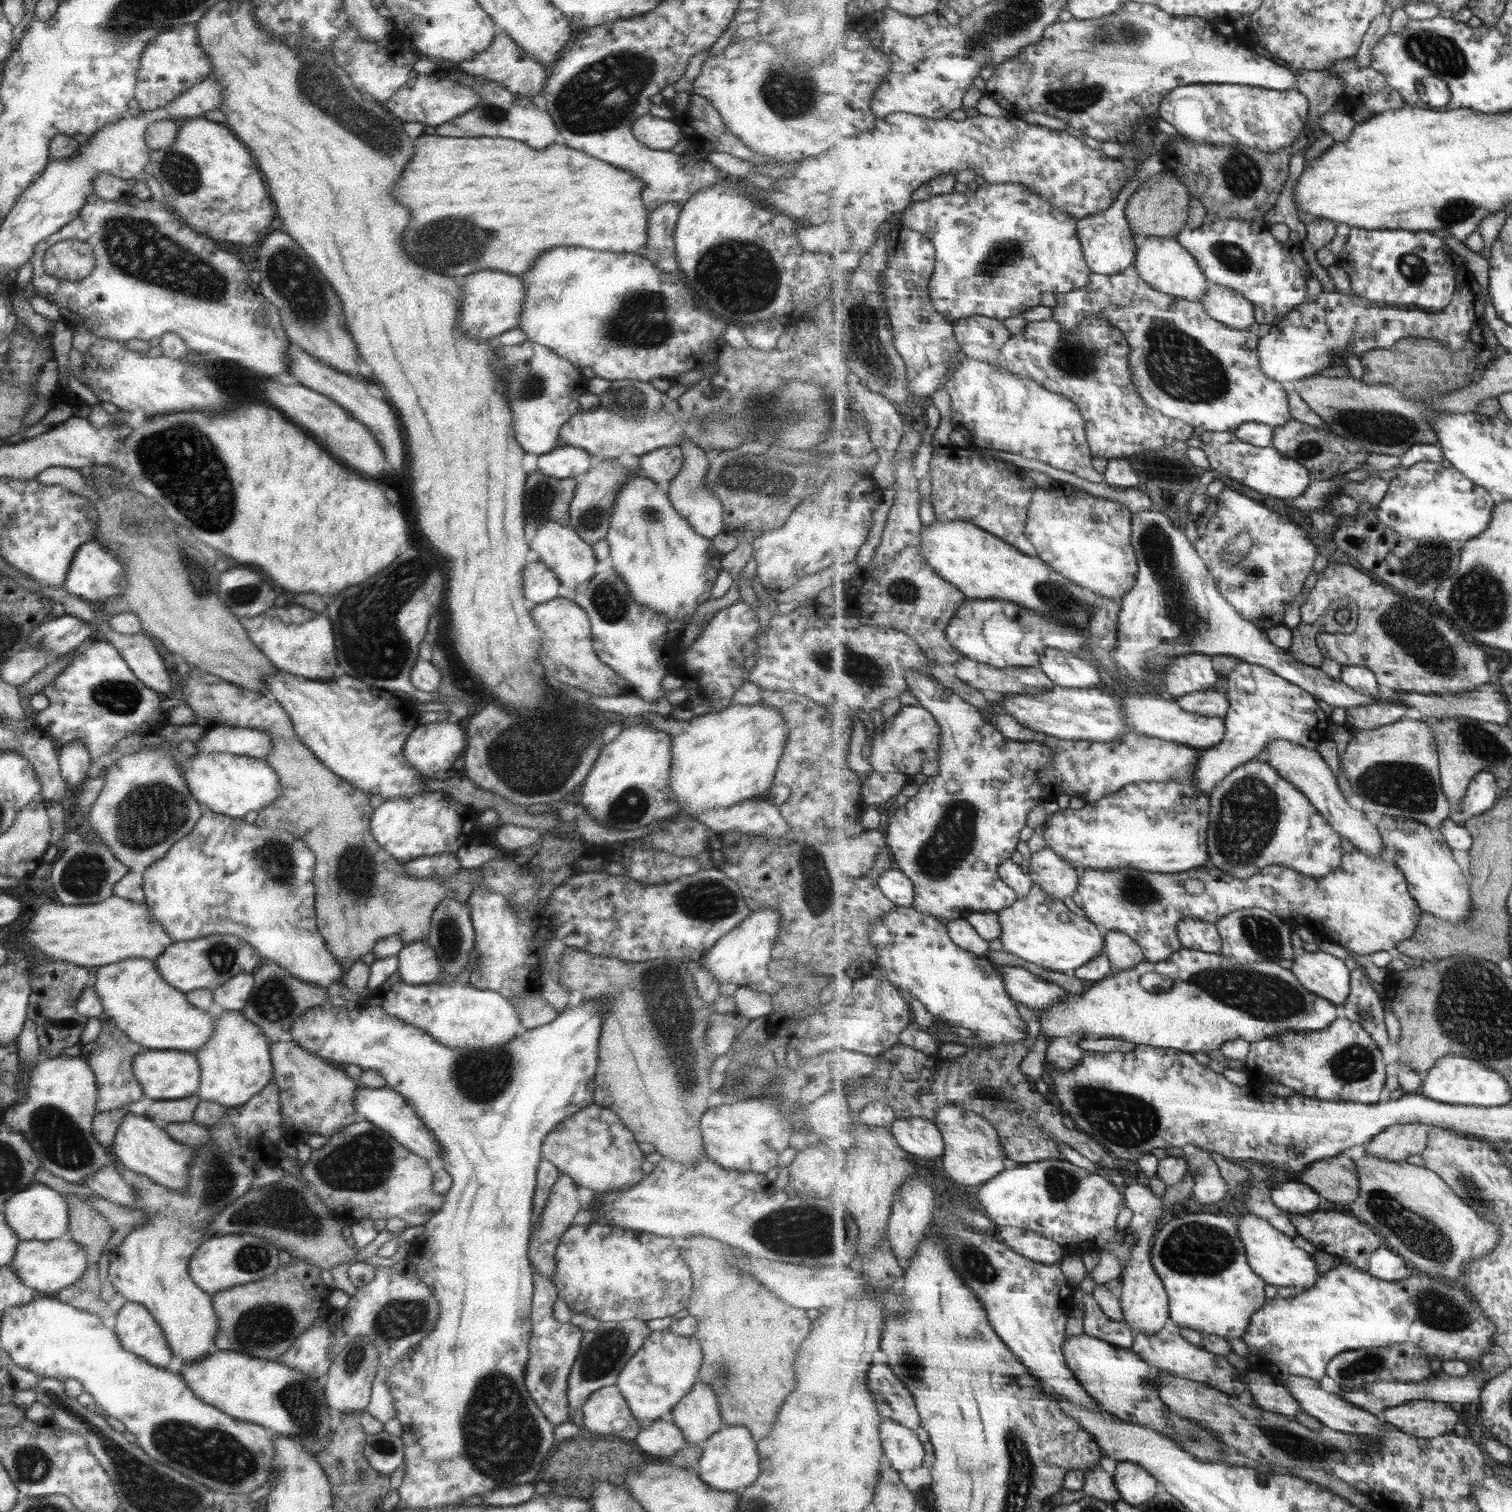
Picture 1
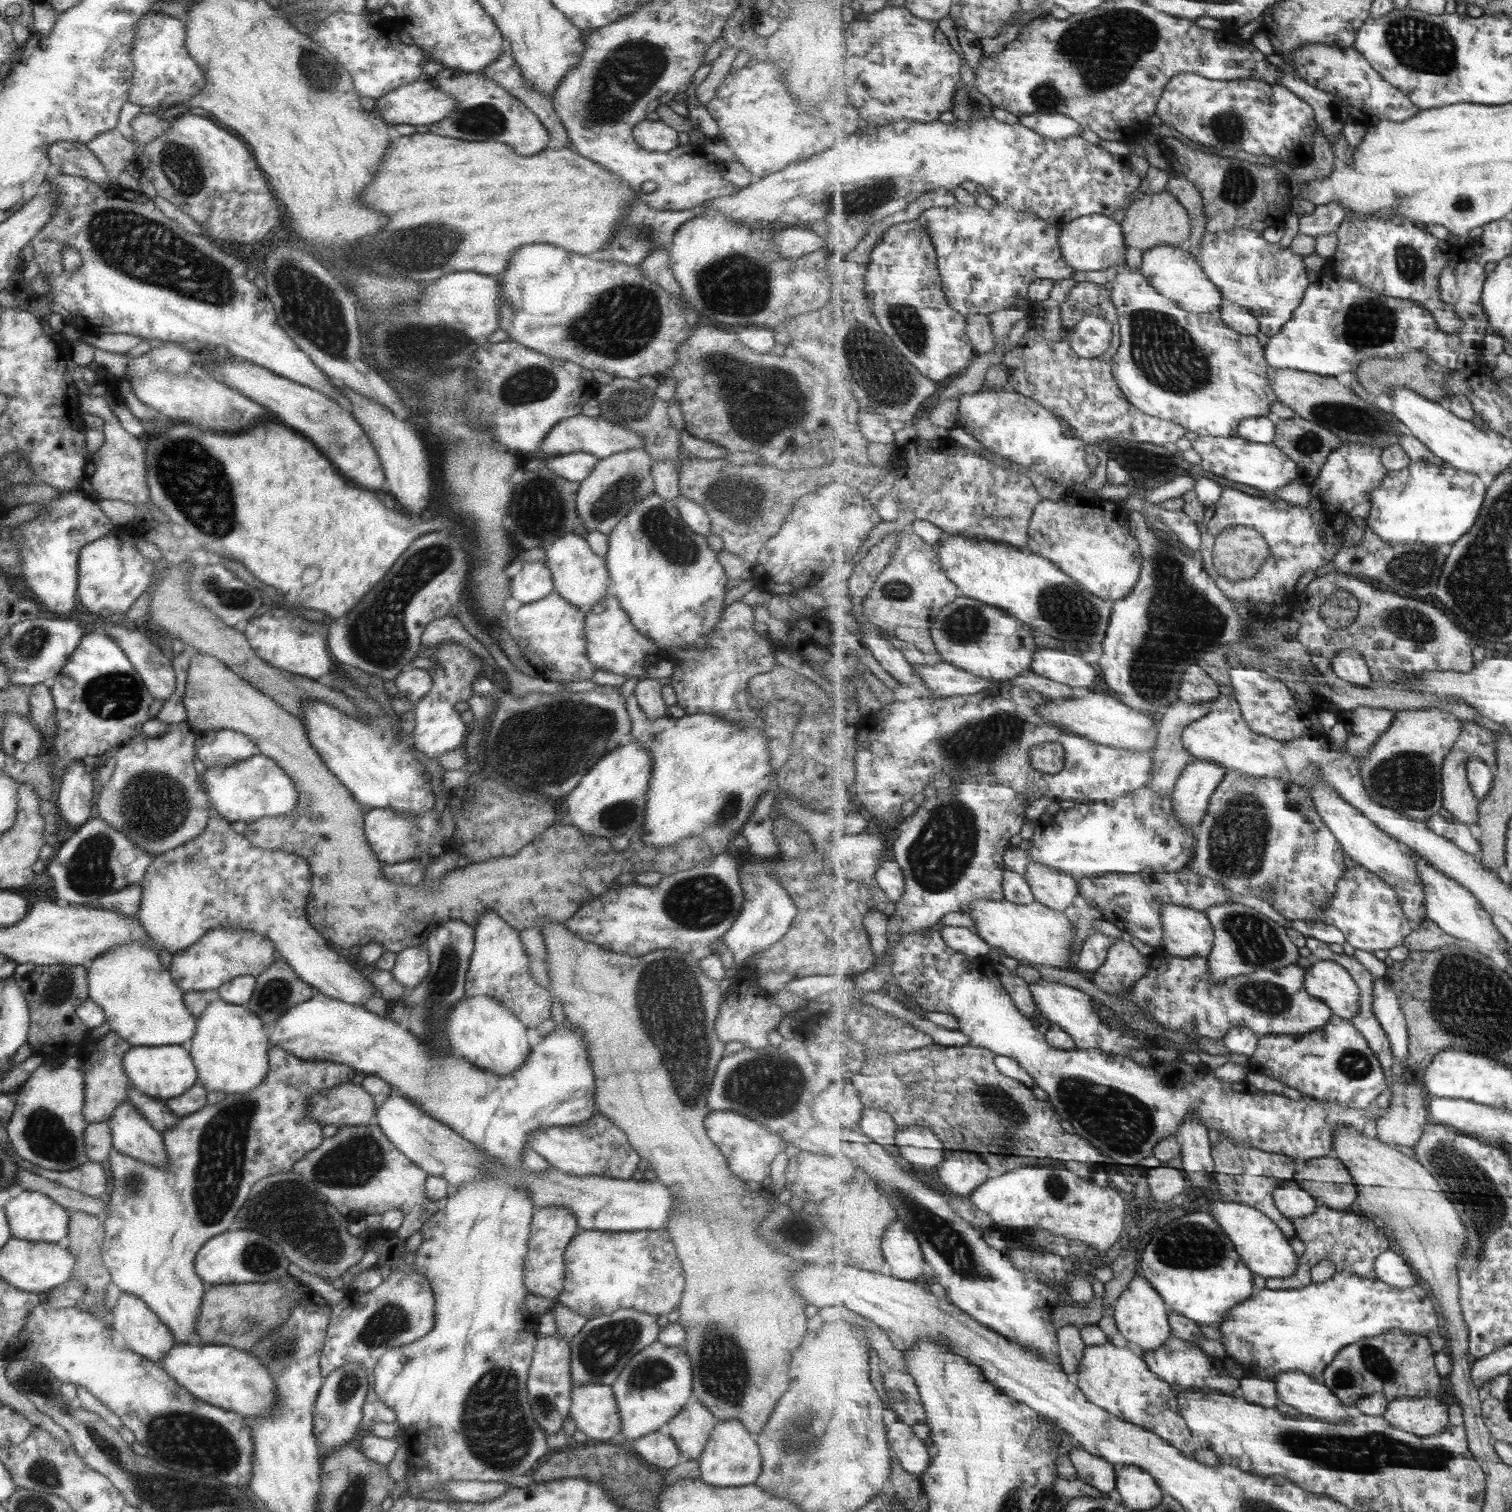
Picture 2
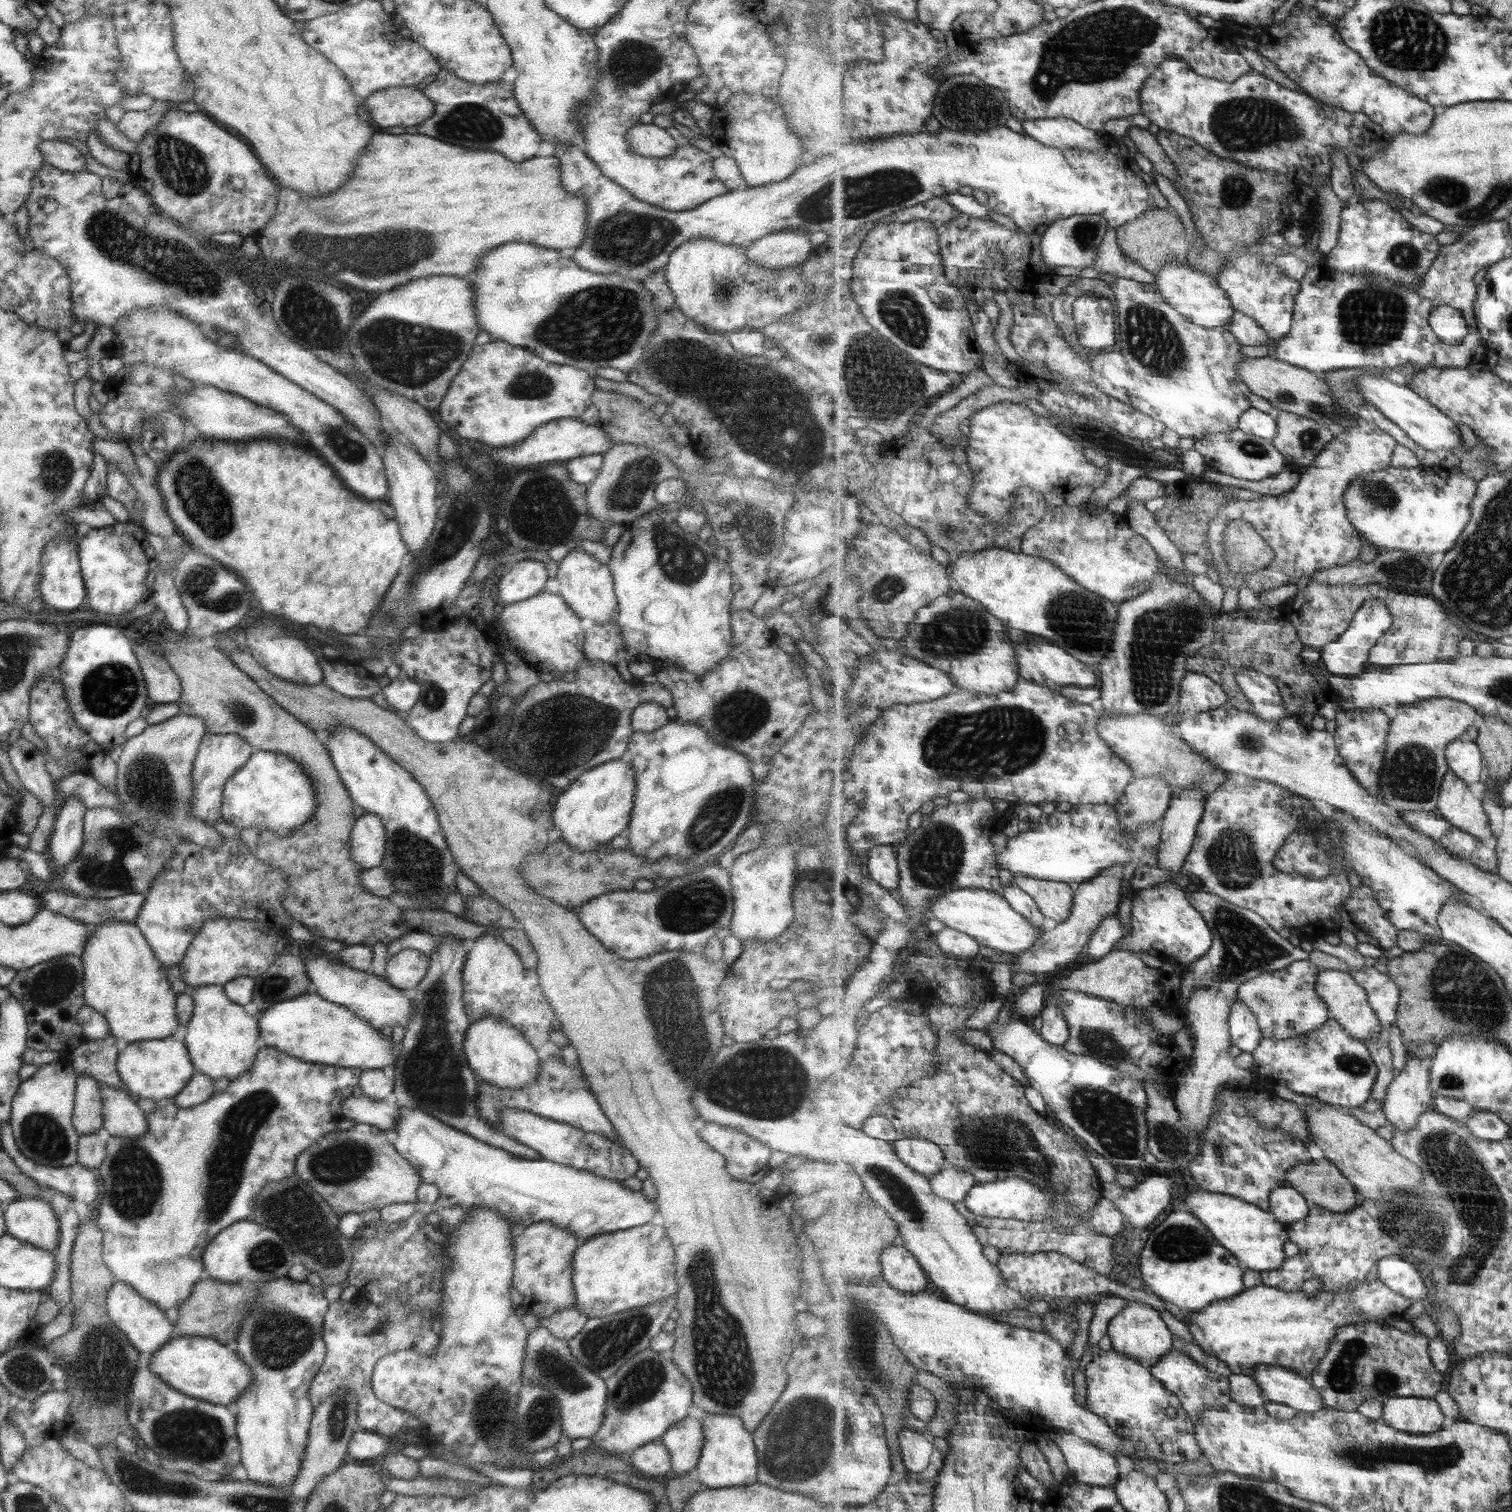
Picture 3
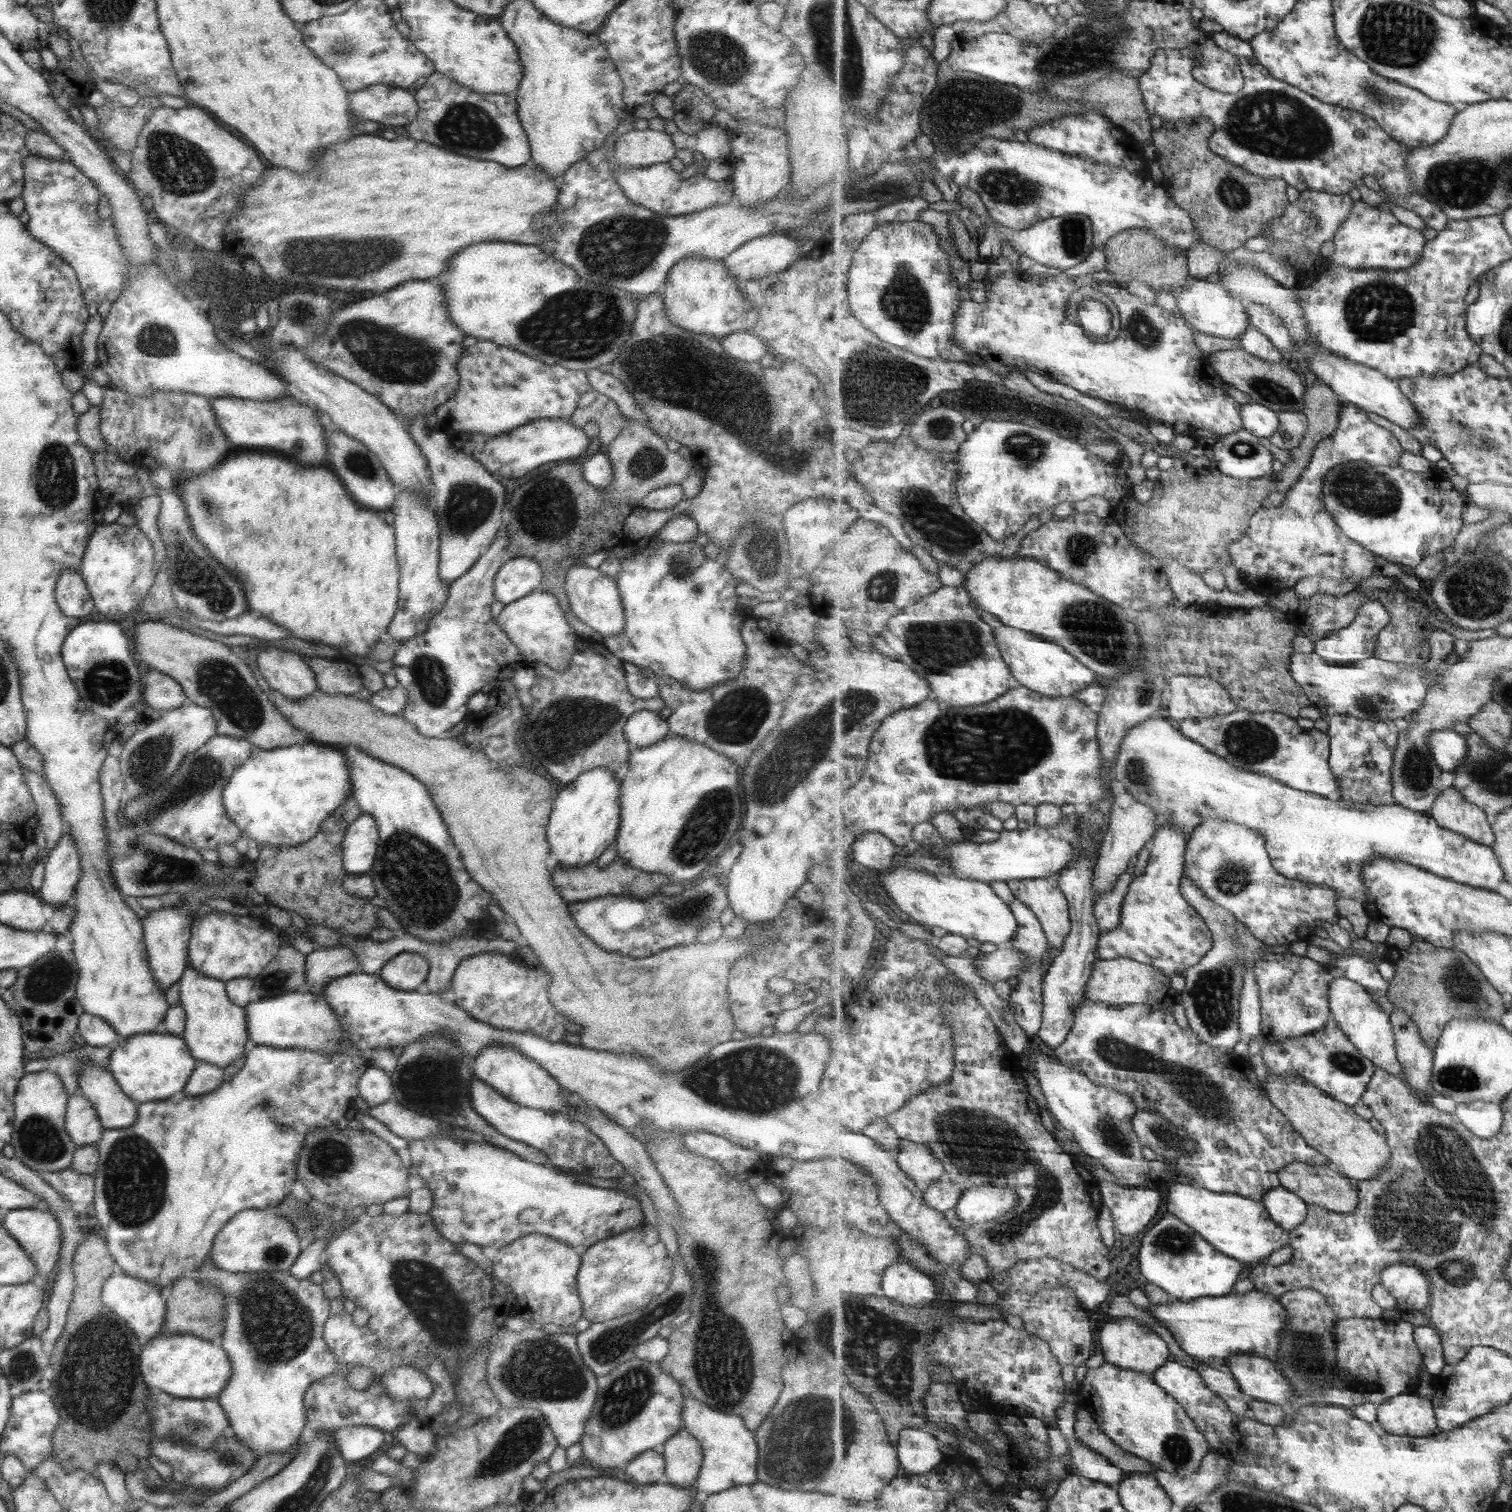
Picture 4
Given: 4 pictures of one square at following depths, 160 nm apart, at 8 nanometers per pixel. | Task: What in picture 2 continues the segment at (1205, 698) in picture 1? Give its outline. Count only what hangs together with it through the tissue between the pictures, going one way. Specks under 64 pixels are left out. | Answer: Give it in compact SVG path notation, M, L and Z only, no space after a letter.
M1179 699L1178 702L1167 706L1164 711L1157 717L1157 746L1155 746L1152 755L1154 760L1154 773L1152 774L1148 788L1158 792L1161 796L1172 794L1175 790L1177 781L1182 775L1182 771L1188 765L1188 762L1193 762L1195 758L1183 746L1181 741L1181 731L1185 726L1189 726L1192 722L1201 720L1210 711L1210 705L1207 702L1203 704L1189 704L1184 700Z

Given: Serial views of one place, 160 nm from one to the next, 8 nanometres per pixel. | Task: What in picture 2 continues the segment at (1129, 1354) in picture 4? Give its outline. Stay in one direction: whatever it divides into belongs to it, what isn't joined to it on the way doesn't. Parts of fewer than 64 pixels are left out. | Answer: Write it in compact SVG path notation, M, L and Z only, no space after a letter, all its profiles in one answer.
M1142 1273L1135 1275L1128 1289L1113 1302L1112 1312L1121 1336L1141 1347L1143 1352L1155 1351L1172 1338L1166 1301Z

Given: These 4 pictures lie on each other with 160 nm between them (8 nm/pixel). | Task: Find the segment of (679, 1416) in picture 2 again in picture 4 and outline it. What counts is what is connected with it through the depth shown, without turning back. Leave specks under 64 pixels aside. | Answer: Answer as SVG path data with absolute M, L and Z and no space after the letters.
M681 1425L660 1452L664 1460L664 1481L682 1489L693 1487L702 1461L702 1451L695 1438Z

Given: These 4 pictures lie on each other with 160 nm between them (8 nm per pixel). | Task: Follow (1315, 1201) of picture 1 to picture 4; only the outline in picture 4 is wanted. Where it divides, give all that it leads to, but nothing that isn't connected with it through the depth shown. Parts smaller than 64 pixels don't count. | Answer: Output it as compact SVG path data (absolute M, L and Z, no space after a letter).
M1285 1187L1270 1190L1262 1201L1271 1218L1288 1231L1301 1226L1308 1217L1309 1204Z

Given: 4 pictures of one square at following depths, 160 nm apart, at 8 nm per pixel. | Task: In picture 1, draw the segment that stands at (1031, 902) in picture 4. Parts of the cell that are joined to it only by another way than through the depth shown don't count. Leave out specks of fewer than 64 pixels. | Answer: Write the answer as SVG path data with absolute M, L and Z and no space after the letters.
M1053 848L1035 852L1030 858L1028 874L1049 897L1064 902L1065 898L1072 899L1078 892L1081 870L1063 861Z

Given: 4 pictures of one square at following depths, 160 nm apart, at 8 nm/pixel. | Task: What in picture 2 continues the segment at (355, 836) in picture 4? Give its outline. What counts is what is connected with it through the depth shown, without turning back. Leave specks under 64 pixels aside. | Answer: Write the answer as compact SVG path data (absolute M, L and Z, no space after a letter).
M448 804L442 811L441 821L437 821L437 816L433 809L410 816L410 814L395 814L390 808L370 809L363 817L363 835L367 839L367 845L371 848L371 853L381 865L393 865L405 861L413 861L413 858L421 854L434 853L440 850L440 842L444 846L450 842L453 836L453 822L450 816Z

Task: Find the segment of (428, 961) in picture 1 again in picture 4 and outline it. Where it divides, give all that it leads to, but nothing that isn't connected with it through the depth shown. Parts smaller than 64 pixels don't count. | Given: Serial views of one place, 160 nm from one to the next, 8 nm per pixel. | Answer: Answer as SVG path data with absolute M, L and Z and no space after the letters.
M402 952L391 958L377 973L381 980L399 991L415 991L427 980L428 962L417 953Z

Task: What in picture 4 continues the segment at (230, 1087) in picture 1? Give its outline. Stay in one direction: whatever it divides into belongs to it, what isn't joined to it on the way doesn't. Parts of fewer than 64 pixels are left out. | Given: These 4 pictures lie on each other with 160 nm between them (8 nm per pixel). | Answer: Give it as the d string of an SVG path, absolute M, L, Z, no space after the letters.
M186 965L176 985L178 1005L184 1012L184 1029L180 1037L190 1055L196 1061L213 1064L219 1068L240 1057L248 1041L244 1010L227 998L224 982L203 976Z

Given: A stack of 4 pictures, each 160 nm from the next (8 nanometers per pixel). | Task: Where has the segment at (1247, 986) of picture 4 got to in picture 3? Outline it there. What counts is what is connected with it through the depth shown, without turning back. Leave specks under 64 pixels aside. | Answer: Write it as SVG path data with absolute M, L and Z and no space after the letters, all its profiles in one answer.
M1235 1003L1230 1014L1232 1044L1253 1053L1263 1040L1258 1016L1245 1003Z

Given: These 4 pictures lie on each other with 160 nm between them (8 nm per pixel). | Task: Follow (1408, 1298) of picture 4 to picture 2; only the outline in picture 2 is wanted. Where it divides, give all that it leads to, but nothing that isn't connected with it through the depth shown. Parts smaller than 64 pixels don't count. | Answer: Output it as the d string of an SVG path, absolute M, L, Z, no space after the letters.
M1395 1248L1379 1255L1375 1268L1377 1279L1390 1284L1393 1288L1413 1288L1421 1283L1402 1252Z

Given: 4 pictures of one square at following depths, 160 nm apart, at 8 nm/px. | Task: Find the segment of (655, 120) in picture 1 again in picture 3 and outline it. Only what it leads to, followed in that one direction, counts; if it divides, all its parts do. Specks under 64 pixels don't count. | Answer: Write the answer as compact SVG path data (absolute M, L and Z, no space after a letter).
M638 123L624 134L629 149L643 158L663 158L675 153L679 141L674 140L664 128L653 123Z

